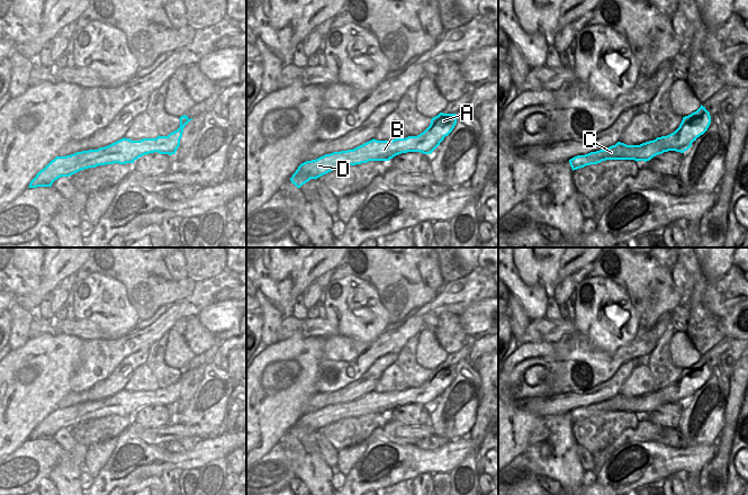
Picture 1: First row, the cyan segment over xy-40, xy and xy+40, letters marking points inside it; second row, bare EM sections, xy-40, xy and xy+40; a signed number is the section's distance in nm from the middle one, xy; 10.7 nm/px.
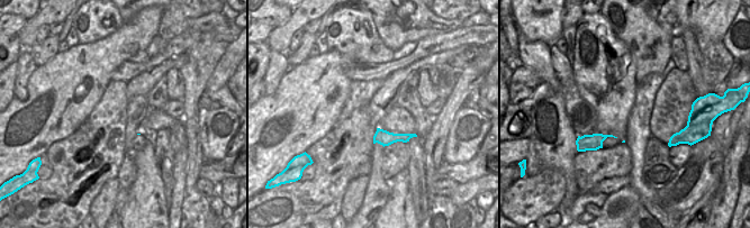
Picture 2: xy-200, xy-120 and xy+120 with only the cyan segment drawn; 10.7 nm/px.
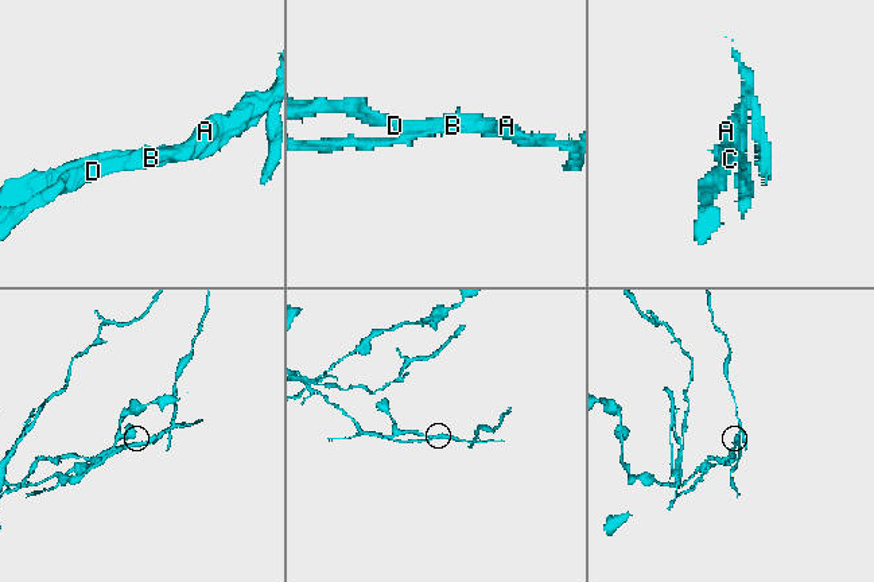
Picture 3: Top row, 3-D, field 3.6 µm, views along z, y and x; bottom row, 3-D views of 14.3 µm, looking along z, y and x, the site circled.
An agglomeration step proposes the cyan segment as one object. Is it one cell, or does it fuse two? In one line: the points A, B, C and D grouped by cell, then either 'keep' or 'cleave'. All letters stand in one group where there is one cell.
groups A B D / C; cleave

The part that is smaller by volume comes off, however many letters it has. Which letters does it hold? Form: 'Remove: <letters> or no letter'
Remove: C

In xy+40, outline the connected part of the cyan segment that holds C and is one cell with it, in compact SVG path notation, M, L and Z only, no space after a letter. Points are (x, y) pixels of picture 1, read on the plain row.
M685 390L677 399L674 398L660 398L657 399L652 393L646 394L642 398L623 398L612 397L605 402L600 402L597 408L602 408L603 413L606 412L634 412L634 413L649 413L658 406L663 406L668 403L676 403L684 405L692 398L692 393Z

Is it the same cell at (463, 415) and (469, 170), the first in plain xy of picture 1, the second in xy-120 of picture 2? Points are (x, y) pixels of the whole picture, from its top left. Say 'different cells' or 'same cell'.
different cells

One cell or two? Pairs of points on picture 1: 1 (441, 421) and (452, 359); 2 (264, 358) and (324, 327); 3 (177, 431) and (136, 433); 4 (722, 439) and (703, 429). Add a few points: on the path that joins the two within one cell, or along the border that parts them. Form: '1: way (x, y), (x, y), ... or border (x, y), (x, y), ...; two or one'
1: border (463, 358), (454, 365); two
2: border (316, 338), (291, 336), (278, 341); two
3: way (167, 432), (146, 433); one
4: border (724, 411), (724, 424), (714, 442); two

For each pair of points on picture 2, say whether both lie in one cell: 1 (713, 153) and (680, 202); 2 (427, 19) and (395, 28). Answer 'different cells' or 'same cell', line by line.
1: same cell
2: same cell

